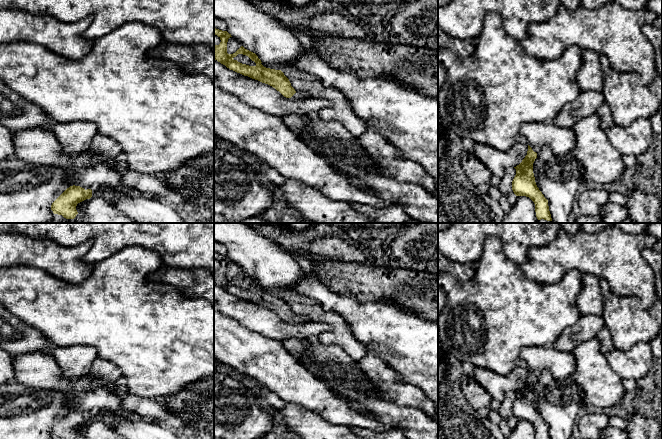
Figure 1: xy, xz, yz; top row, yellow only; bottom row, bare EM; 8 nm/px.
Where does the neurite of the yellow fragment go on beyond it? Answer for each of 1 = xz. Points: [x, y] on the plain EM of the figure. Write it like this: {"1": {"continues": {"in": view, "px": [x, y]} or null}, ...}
{"1": {"continues": {"in": "xz", "px": [298, 320]}}}

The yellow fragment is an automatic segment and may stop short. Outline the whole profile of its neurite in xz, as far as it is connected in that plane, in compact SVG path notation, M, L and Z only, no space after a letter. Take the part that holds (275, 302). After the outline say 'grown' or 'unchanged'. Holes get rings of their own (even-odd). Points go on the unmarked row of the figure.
M214 252L214 258L221 264L219 269L214 269L214 283L225 289L230 294L268 308L279 315L284 321L290 322L291 324L302 326L311 322L310 319L305 316L297 316L291 310L289 303L281 294L264 291L258 280L255 277L245 273L243 270L241 270L235 277L228 278L227 266L232 260L227 255ZM238 278L248 280L256 287L256 289L249 290L234 284L233 282Z; grown

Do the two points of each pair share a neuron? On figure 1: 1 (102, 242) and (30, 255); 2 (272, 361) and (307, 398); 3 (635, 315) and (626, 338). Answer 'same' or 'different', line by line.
1: different
2: same
3: same

